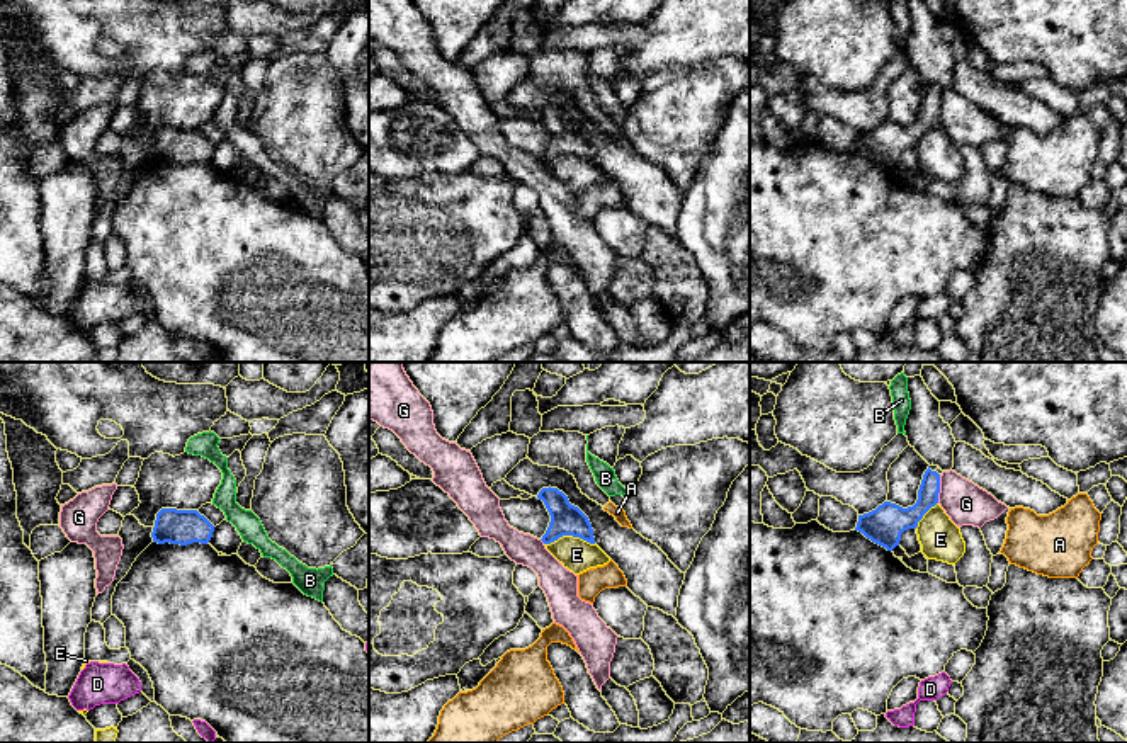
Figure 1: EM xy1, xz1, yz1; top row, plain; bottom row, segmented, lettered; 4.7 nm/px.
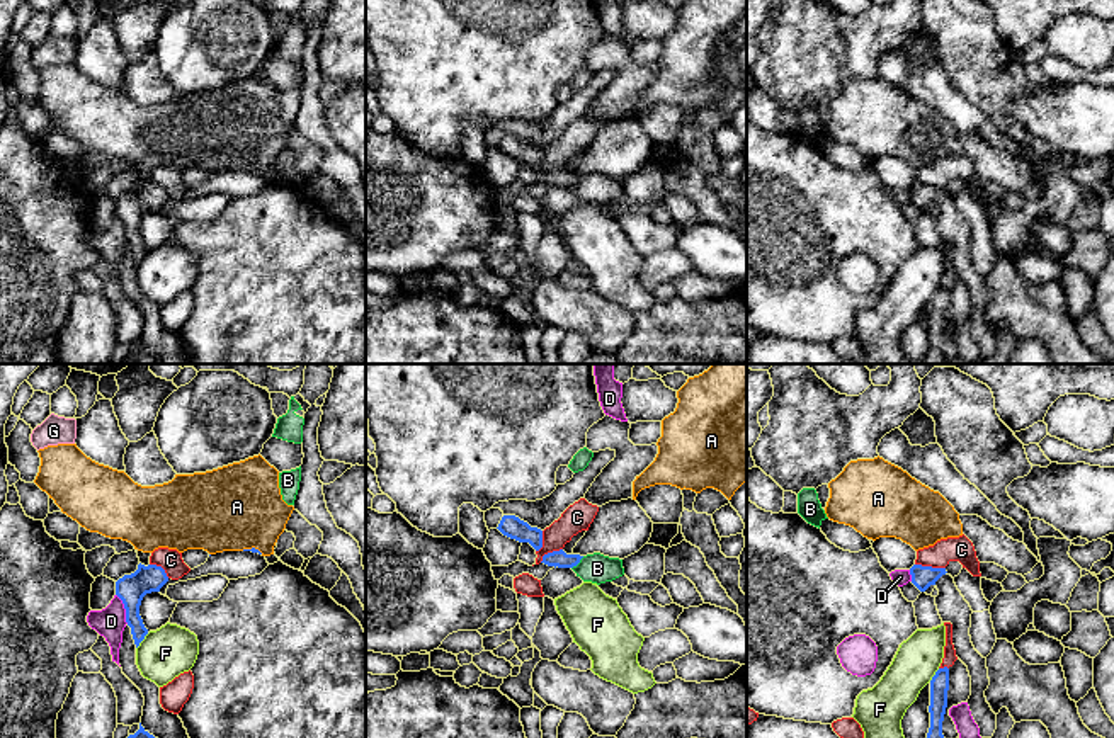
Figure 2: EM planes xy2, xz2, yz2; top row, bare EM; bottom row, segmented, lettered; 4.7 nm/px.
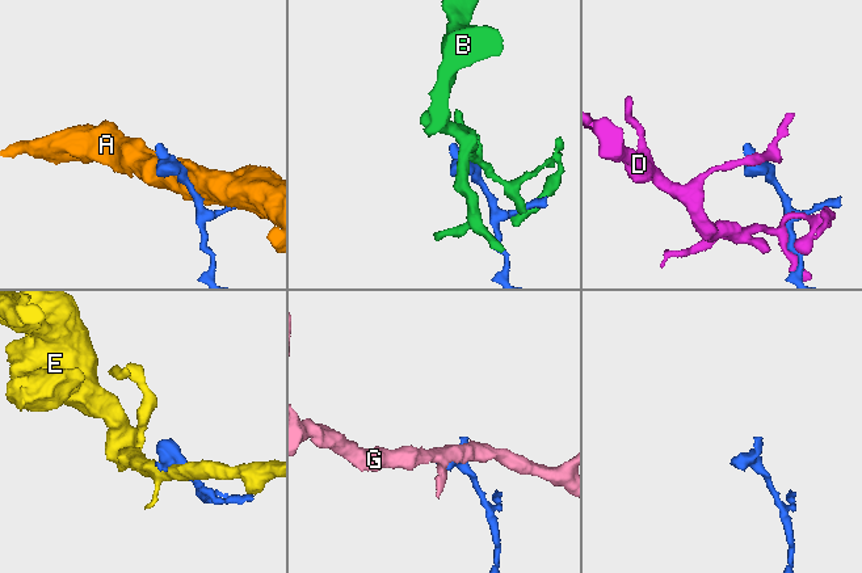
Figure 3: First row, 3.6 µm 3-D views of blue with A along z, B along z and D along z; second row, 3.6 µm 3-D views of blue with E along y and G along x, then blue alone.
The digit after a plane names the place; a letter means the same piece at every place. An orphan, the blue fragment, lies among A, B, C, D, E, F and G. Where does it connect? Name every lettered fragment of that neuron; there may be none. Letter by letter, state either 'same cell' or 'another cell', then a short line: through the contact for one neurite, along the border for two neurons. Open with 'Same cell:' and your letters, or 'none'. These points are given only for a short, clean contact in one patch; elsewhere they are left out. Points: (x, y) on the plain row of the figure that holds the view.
Same cell: none
A: another cell
B: another cell; line xz2 (584, 175), (572, 187)
C: another cell
D: another cell
E: another cell; line xz1 (594, 162), (560, 155), (544, 164)
F: another cell; line xy2 (148, 252), (136, 267)
G: another cell; line yz1 (940, 96), (937, 121)

